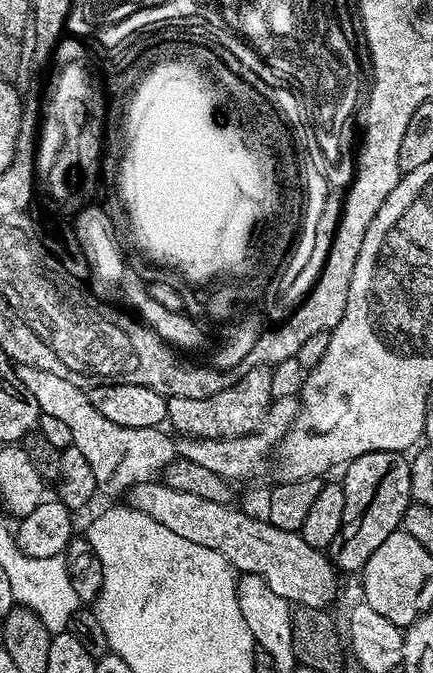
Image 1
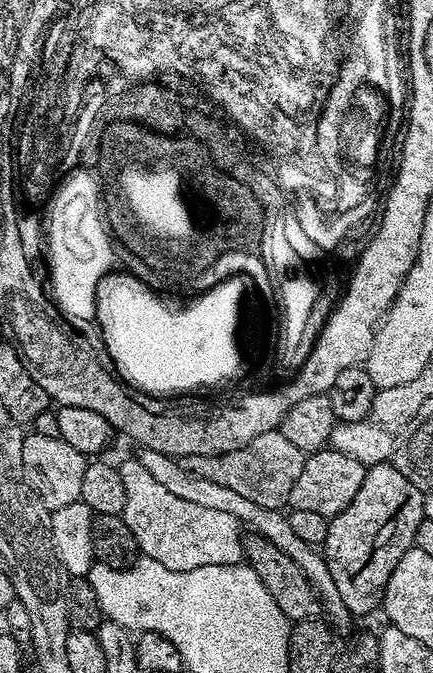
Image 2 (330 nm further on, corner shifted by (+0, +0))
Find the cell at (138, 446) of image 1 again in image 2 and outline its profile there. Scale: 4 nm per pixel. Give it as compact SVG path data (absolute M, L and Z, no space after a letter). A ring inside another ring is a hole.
M132 458L119 465L122 486L126 486L126 506L123 510L126 526L134 534L136 547L154 562L162 562L175 572L198 570L198 566L226 566L239 564L245 559L242 523L234 514L225 511L208 510L197 503L188 502L170 494L140 464Z

